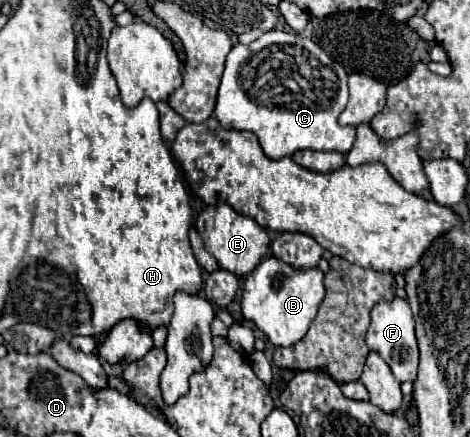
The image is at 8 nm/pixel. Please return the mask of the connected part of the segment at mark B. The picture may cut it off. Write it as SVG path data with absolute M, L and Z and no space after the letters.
M268 256L244 280L242 316L256 322L274 346L290 346L308 332L324 300L324 274L320 268L296 270L290 264Z

